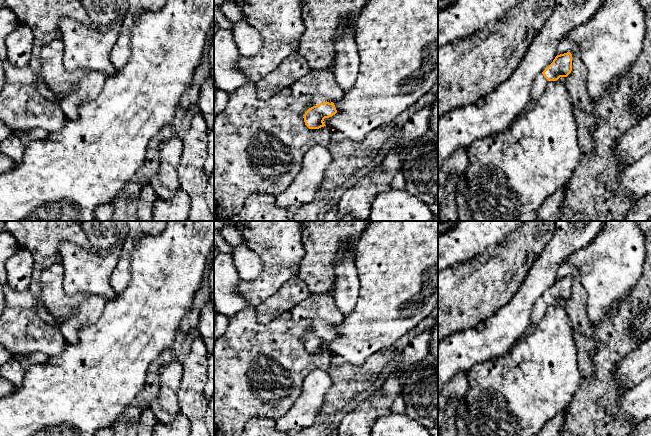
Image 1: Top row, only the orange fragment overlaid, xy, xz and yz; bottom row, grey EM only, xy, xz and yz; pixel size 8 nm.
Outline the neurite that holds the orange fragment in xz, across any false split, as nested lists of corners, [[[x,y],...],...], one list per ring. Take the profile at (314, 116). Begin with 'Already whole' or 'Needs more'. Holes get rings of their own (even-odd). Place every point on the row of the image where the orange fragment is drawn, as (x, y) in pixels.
Needs more. [[[321,96],[309,97],[306,102],[311,107],[305,112],[303,118],[309,129],[319,129],[326,126],[323,122],[324,119],[337,113],[334,103],[329,103],[327,98]]]

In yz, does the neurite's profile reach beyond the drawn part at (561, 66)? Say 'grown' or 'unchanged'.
grown

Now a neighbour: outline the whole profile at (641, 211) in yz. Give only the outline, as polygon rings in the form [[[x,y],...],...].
[[[651,192],[642,197],[630,209],[624,221],[650,221],[651,219]]]

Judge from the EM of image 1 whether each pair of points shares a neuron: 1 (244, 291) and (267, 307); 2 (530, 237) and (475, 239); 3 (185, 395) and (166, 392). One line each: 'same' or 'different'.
1: different
2: different
3: different

